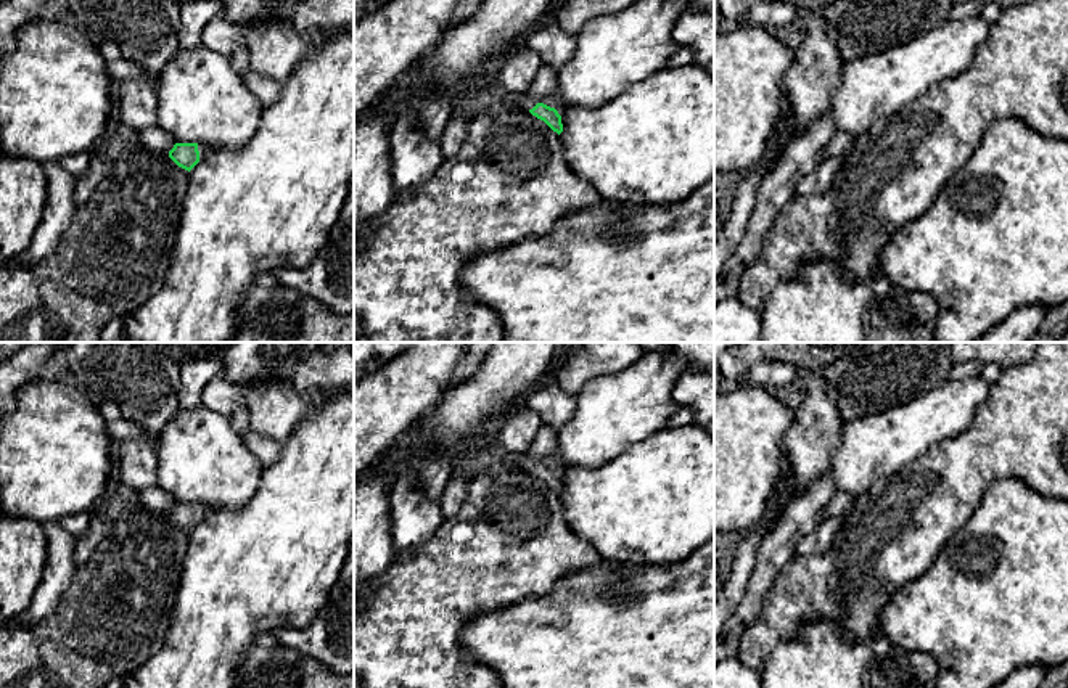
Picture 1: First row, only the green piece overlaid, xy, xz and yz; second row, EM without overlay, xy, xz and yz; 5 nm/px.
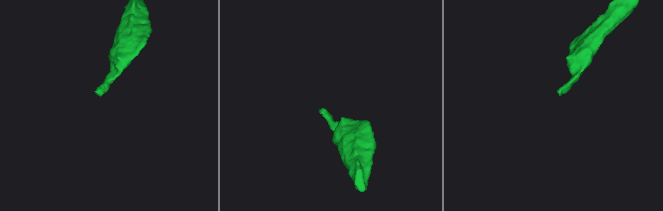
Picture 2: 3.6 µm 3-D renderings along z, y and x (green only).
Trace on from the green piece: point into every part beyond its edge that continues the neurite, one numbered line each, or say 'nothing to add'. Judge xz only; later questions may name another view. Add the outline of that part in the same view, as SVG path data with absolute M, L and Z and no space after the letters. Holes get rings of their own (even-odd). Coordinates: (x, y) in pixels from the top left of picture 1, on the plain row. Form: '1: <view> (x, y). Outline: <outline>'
1: xz (525, 460). Outline: M521 452L513 455L505 455L503 458L510 461L511 465L521 466L526 471L532 469L537 463L544 463L550 468L560 468L557 455L547 457L544 460L537 460L531 457L528 452Z

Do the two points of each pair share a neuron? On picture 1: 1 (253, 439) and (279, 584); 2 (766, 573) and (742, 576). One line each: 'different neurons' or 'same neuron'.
1: different neurons
2: different neurons

